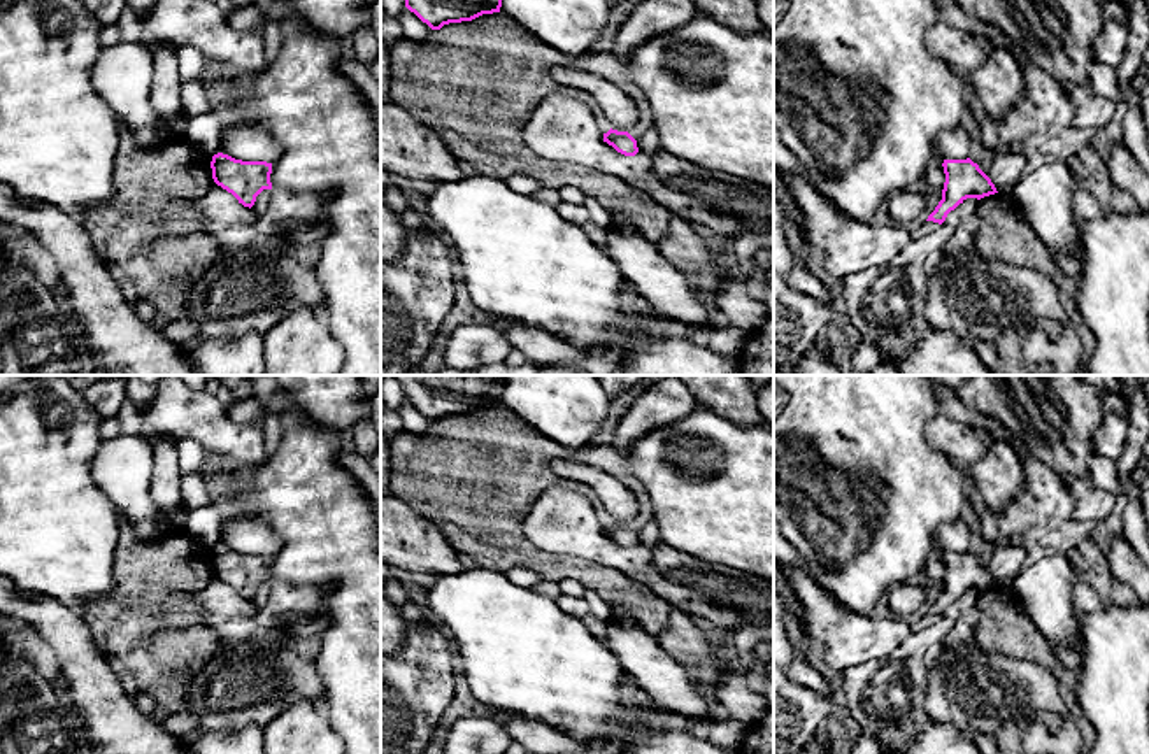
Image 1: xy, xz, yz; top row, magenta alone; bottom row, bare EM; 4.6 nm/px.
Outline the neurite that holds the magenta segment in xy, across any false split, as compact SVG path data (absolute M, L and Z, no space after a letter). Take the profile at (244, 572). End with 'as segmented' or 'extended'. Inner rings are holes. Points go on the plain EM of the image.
M218 545L211 554L212 572L232 586L244 600L253 600L263 582L272 582L272 556L242 554Z; as segmented

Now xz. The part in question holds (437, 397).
M388 375L432 423L500 405L509 375Z; as segmented

